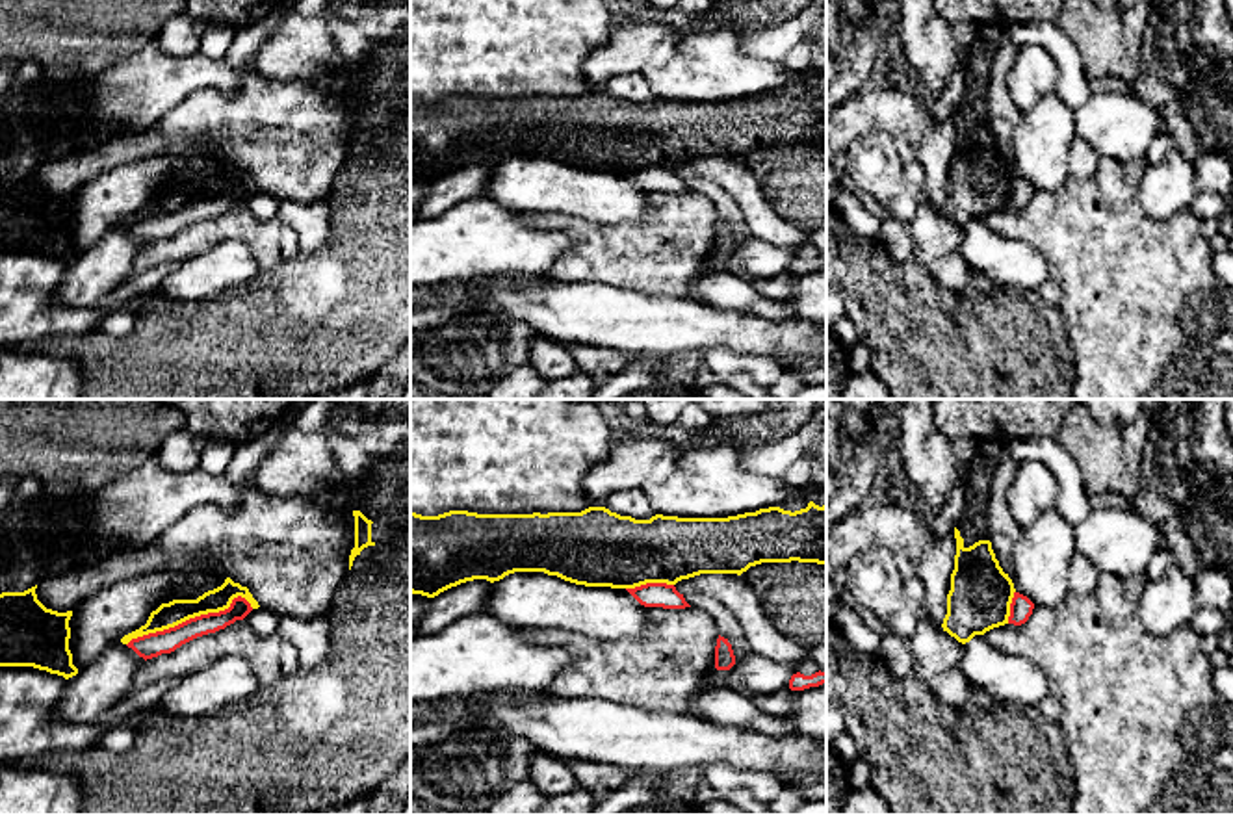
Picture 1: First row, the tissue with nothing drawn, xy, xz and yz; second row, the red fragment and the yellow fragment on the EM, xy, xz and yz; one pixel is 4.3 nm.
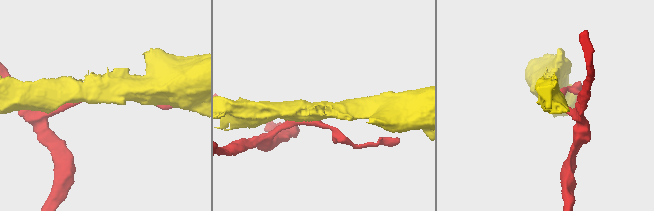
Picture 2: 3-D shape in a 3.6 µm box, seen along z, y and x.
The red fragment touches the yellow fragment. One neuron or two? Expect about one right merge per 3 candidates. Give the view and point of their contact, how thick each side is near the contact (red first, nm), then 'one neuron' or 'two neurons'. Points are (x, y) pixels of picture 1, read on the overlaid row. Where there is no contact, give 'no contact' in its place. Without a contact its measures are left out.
meets red in xy at (190, 619); 110 nm thick on the red side, 110 nm on the other; two neurons

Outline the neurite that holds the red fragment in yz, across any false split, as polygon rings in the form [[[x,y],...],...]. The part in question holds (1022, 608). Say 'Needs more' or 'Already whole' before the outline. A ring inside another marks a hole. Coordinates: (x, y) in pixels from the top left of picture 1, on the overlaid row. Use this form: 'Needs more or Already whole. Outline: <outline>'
Already whole. Outline: [[[1014,592],[1008,624],[1014,624],[1014,626],[1025,624],[1032,614],[1032,609],[1034,609],[1034,603],[1027,596]]]

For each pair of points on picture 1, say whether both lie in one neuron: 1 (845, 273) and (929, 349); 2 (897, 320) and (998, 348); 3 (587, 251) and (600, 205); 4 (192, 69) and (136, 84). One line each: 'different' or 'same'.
1: same
2: same
3: different
4: same

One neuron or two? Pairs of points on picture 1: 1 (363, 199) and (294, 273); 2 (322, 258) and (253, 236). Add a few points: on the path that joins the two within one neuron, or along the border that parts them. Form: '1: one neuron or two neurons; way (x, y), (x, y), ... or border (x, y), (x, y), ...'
1: one neuron; way (363, 221), (316, 270)
2: two neurons; border (298, 251), (272, 268)

